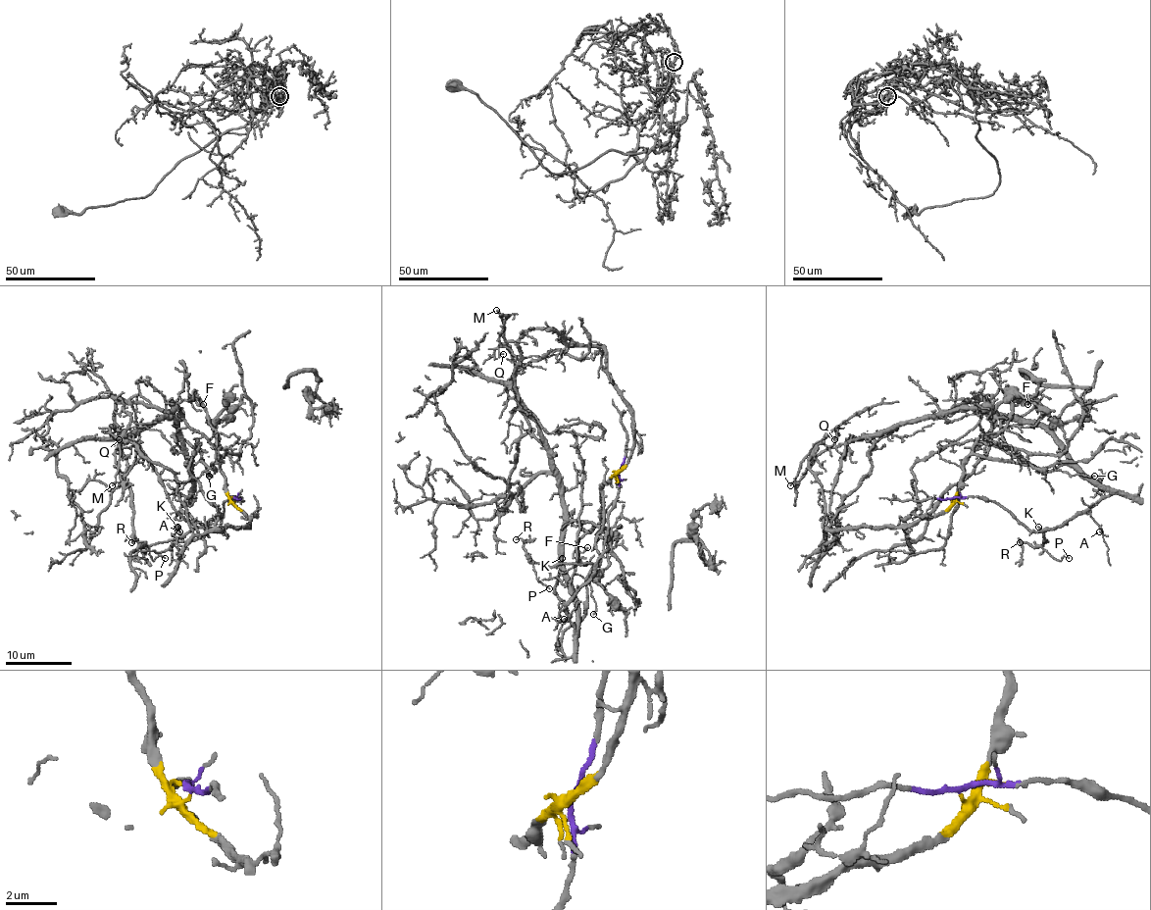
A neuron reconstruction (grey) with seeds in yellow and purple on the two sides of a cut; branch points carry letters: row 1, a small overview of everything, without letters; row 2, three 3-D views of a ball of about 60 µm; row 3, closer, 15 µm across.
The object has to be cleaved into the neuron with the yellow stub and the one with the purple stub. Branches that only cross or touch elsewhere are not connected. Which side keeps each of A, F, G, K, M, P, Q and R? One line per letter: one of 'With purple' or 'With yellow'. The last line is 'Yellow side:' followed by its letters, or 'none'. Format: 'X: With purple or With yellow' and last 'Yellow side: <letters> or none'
A: With purple
F: With yellow
G: With yellow
K: With purple
M: With yellow
P: With purple
Q: With yellow
R: With purple
Yellow side: F, G, M, Q

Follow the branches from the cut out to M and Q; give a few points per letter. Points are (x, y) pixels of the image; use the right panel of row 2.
M: (950, 500), (944, 512), (911, 524), (824, 531), (825, 500), (809, 457), (821, 441), (790, 485)
Q: (950, 500), (944, 512), (911, 524), (824, 531), (825, 500), (809, 457), (828, 436), (833, 439)

